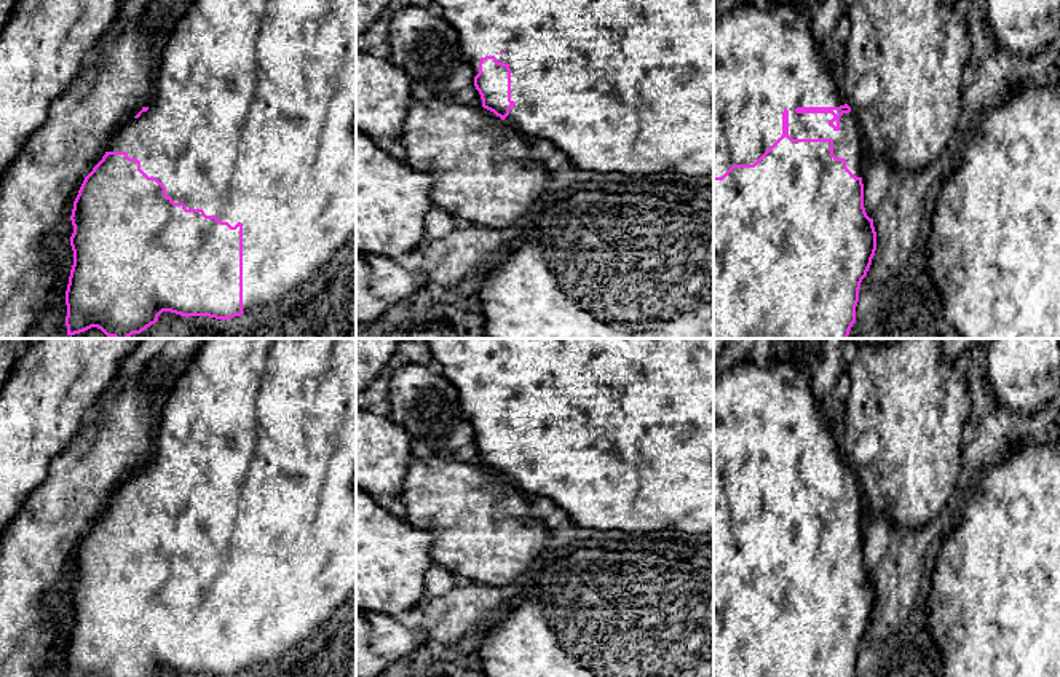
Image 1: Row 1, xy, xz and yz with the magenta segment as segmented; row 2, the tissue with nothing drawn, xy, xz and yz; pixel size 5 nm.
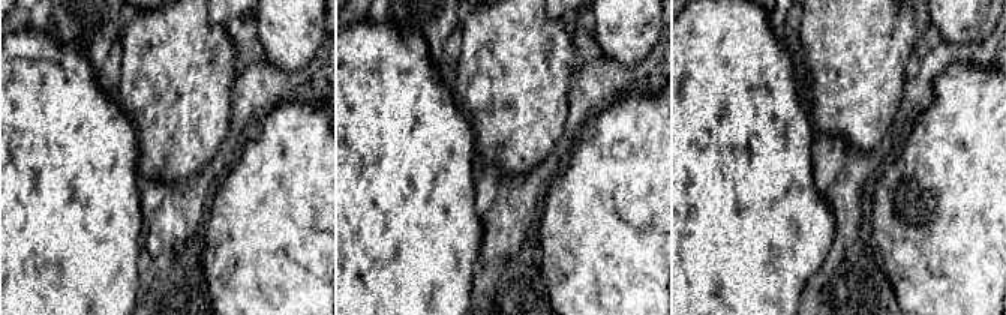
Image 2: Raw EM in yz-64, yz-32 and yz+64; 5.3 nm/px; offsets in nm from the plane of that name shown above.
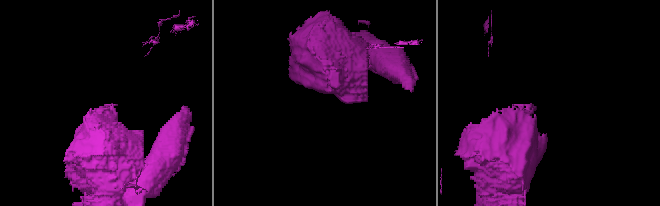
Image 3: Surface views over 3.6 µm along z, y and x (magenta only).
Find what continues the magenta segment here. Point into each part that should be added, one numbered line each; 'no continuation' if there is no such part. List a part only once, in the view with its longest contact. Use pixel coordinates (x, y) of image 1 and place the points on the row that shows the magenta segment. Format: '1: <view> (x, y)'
1: xy (253, 112)

